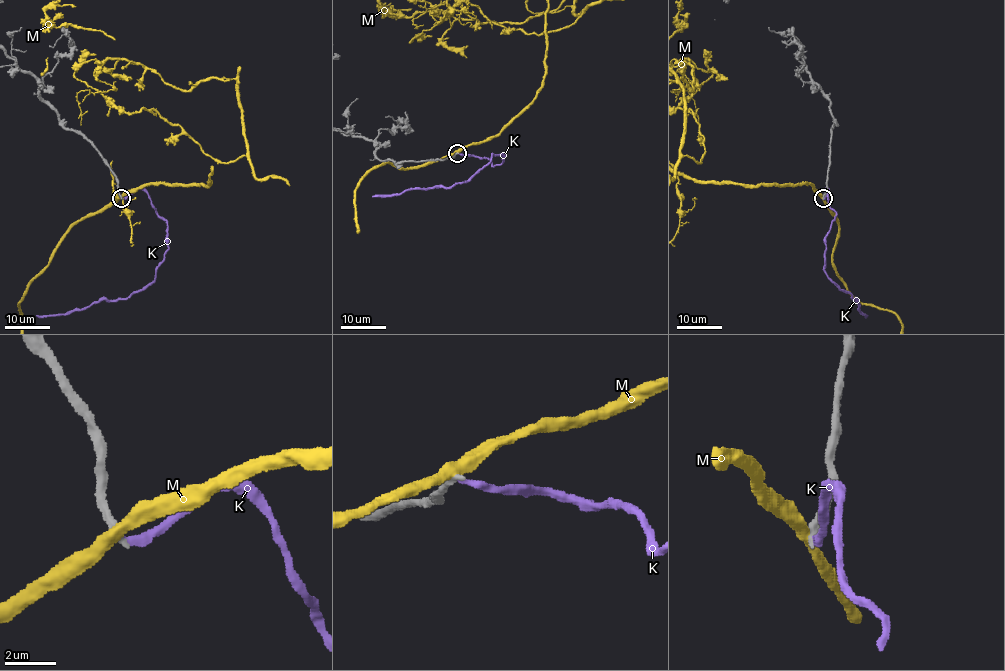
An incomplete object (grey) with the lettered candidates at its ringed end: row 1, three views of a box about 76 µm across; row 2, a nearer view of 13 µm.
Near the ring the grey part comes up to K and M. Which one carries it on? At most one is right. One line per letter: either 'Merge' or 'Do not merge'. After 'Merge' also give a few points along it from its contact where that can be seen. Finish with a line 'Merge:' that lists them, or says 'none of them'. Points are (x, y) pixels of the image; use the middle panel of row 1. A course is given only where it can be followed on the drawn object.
K: Merge. Its course: (458, 153), (487, 158), (493, 166), (504, 156), (493, 154), (450, 187), (412, 187), (372, 197)
M: Do not merge
Merge: K

